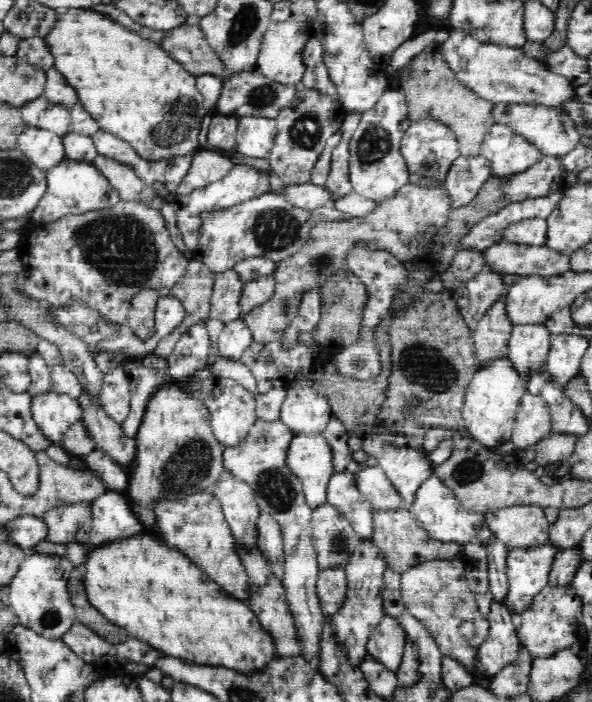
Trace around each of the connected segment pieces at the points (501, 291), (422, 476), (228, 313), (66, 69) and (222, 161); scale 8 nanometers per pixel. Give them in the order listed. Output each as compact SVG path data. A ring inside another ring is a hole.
M486 270L470 282L452 292L459 314L467 328L474 332L480 320L484 320L494 304L502 303L508 296L506 280L500 273Z
M362 438L361 460L373 461L379 465L390 479L391 486L402 499L402 505L410 506L422 480L426 480L435 465L428 456L411 448L380 446L374 438Z
M233 270L228 274L215 276L209 319L220 320L224 326L244 318L241 293L243 284Z
M75 9L60 10L56 28L46 37L55 56L56 68L77 90L79 101L103 131L116 135L128 143L140 158L151 162L170 162L198 152L198 134L208 108L202 104L204 97L197 89L195 77L170 58L162 47L104 15Z
M203 149L193 156L189 175L180 184L179 192L186 194L192 192L195 188L202 188L222 180L234 168L234 162L230 157L224 157L219 150L210 151Z

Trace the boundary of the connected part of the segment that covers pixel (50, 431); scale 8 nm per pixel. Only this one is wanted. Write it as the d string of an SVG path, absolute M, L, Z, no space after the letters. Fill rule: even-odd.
M48 391L46 394L33 396L34 417L36 423L44 431L46 436L54 438L56 444L60 446L63 434L73 425L82 421L83 411L78 398L70 395L59 395L58 393Z

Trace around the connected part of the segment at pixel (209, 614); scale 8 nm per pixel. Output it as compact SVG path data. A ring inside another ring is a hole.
M150 532L100 548L92 553L86 567L85 585L90 602L134 638L168 656L208 667L222 666L250 676L265 674L281 658L277 654L276 636L261 623L246 602L224 591L184 554L176 548L168 548Z

